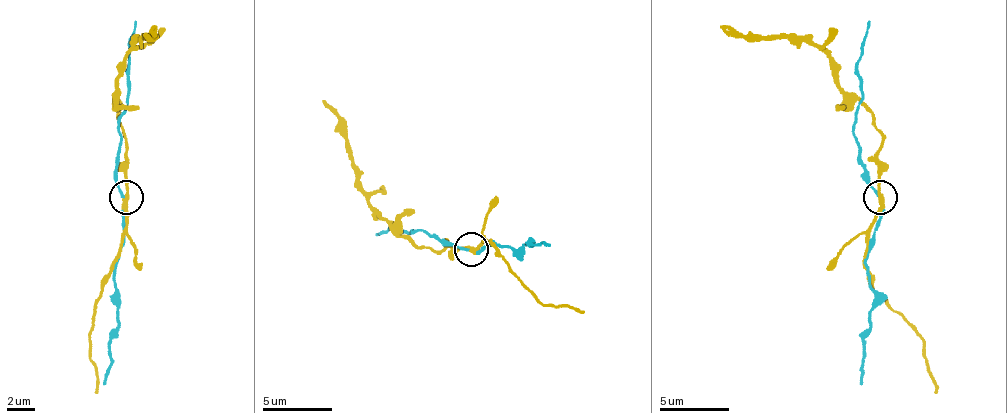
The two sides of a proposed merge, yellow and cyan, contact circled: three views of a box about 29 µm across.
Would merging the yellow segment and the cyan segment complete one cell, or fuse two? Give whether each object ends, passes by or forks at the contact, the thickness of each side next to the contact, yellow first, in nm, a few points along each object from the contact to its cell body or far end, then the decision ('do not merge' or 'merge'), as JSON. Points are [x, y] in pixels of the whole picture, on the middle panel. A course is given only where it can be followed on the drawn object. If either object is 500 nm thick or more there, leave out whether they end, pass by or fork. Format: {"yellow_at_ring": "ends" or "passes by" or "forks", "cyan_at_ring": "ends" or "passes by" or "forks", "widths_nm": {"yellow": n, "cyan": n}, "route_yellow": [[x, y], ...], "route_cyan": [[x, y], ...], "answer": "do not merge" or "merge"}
{"yellow_at_ring": "passes by", "cyan_at_ring": "passes by", "widths_nm": {"yellow": 280, "cyan": 120}, "route_yellow": [[470, 250], [418, 246], [386, 219], [378, 219], [365, 191], [355, 181], [345, 122], [322, 101]], "route_cyan": [[470, 250], [441, 243], [418, 229], [409, 232], [377, 232], [376, 236]], "answer": "do not merge"}

